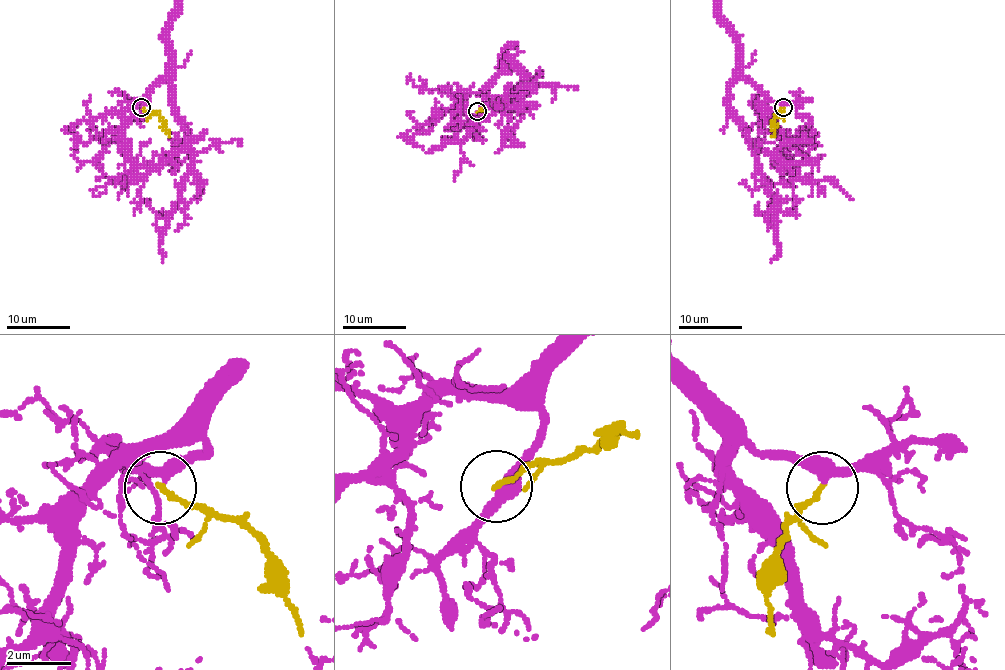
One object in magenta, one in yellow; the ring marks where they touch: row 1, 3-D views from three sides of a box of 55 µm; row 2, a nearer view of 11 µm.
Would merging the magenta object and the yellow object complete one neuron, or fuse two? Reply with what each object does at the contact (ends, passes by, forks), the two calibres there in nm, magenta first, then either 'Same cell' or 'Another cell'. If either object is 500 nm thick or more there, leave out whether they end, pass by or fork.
At the ring magenta passes by. At the ring yellow ends. Thickness 380 nm (magenta) against 140 nm. Another cell

